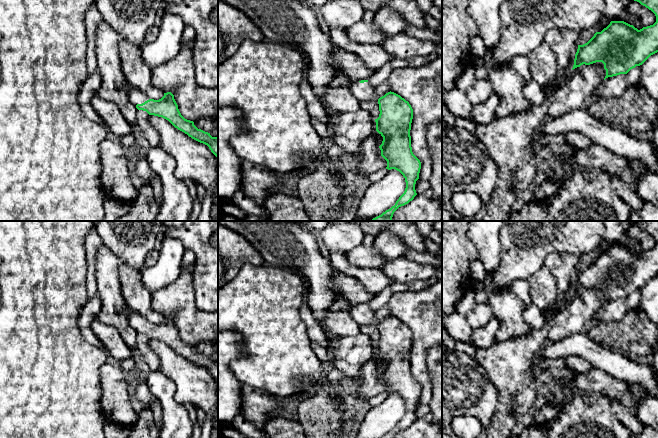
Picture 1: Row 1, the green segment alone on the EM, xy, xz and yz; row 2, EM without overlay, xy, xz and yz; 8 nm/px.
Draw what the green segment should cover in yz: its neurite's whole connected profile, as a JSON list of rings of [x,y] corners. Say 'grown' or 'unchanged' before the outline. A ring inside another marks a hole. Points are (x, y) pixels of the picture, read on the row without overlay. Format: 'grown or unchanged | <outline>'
unchanged | [[[631,221],[631,223],[651,234],[656,240],[656,246],[638,254],[624,245],[611,245],[601,256],[596,256],[587,267],[578,269],[572,294],[583,288],[602,286],[606,294],[605,304],[608,301],[627,298],[658,276],[658,221]]]

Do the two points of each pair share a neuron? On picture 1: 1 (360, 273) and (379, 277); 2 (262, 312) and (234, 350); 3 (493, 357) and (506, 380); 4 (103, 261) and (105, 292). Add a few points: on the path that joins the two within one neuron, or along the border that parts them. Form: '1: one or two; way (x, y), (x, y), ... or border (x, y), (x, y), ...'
1: one; way (365, 275), (374, 277)
2: two; border (232, 329), (240, 336), (240, 355), (229, 363)
3: one; way (499, 363), (506, 370), (506, 374)
4: one; way (104, 269), (104, 284)

